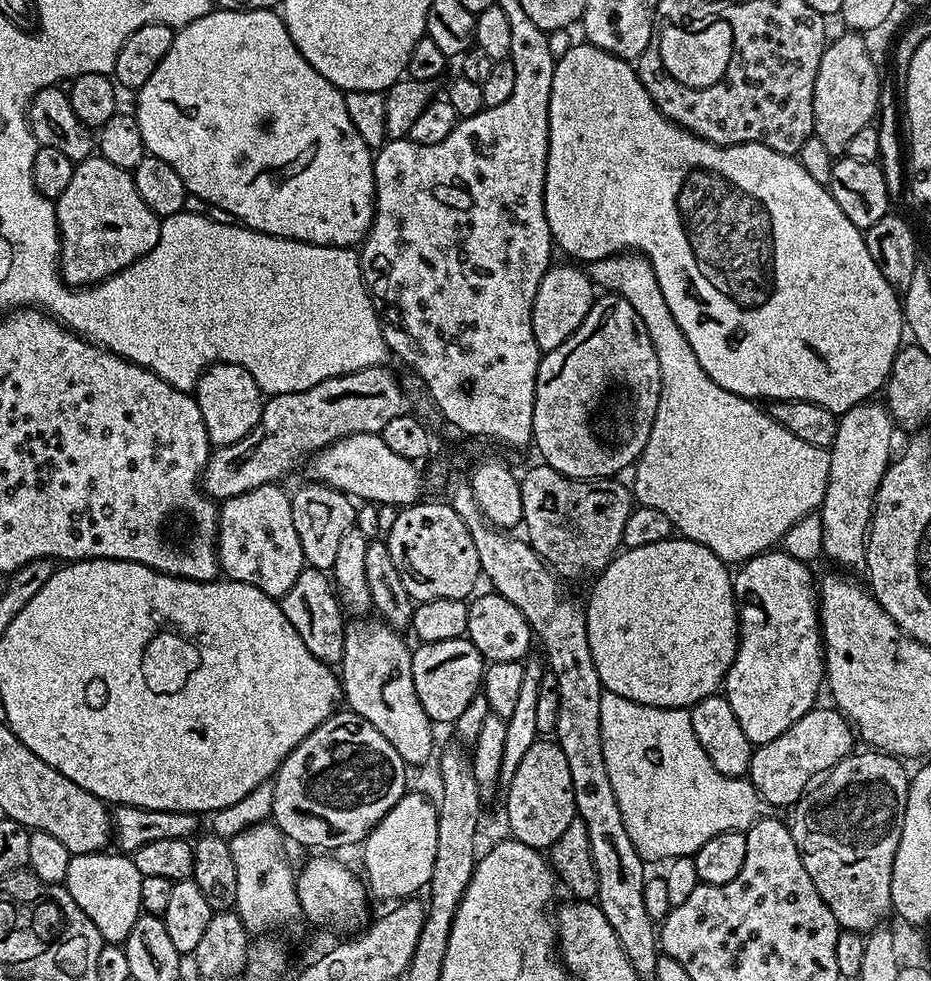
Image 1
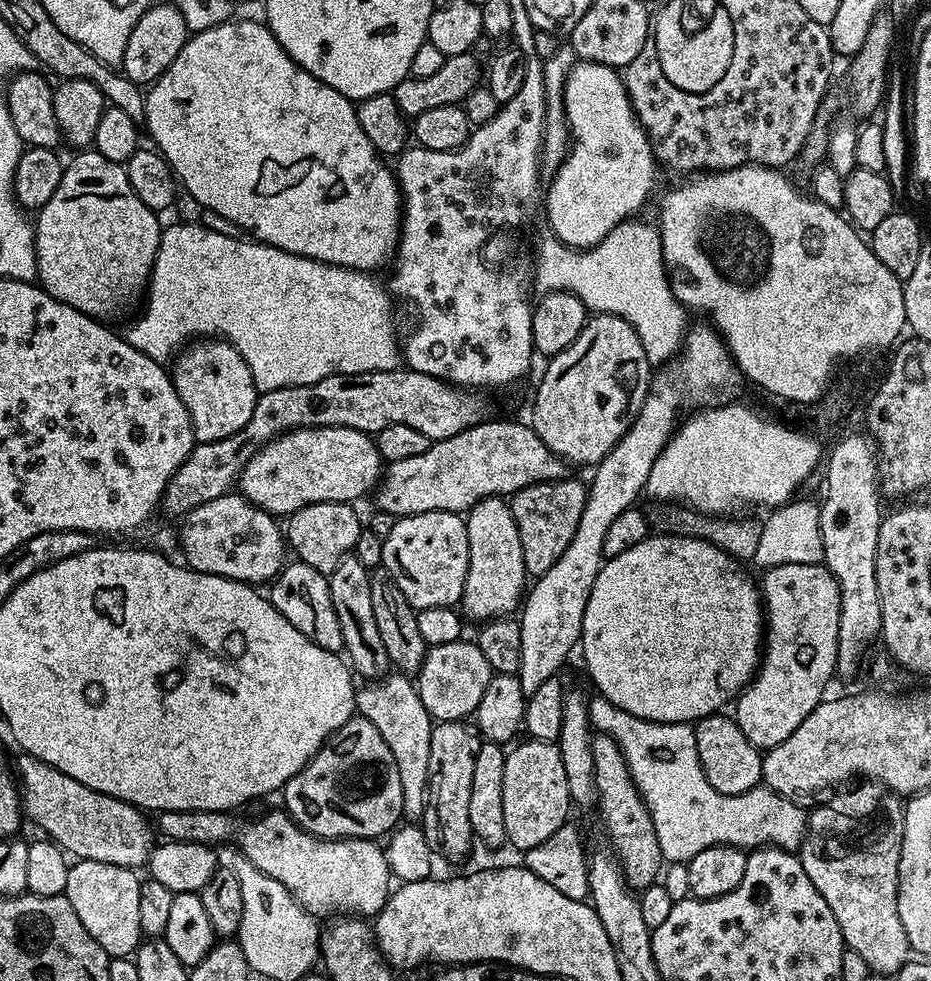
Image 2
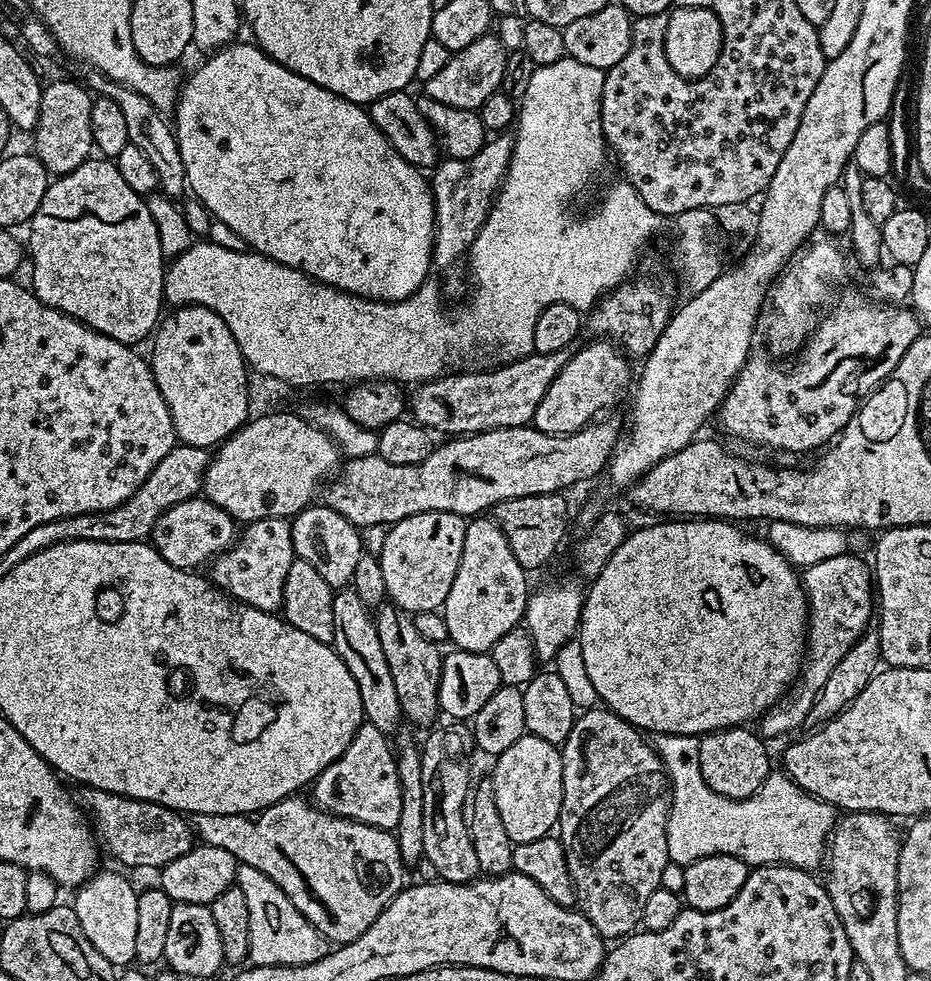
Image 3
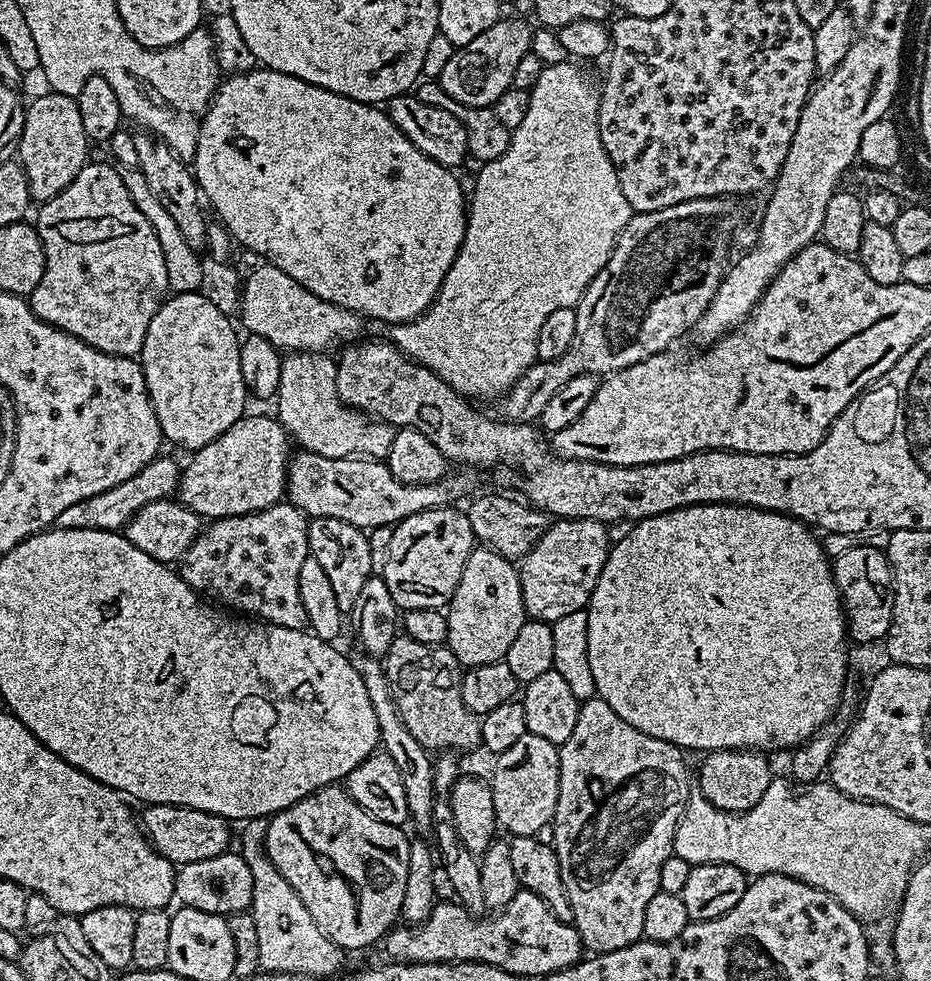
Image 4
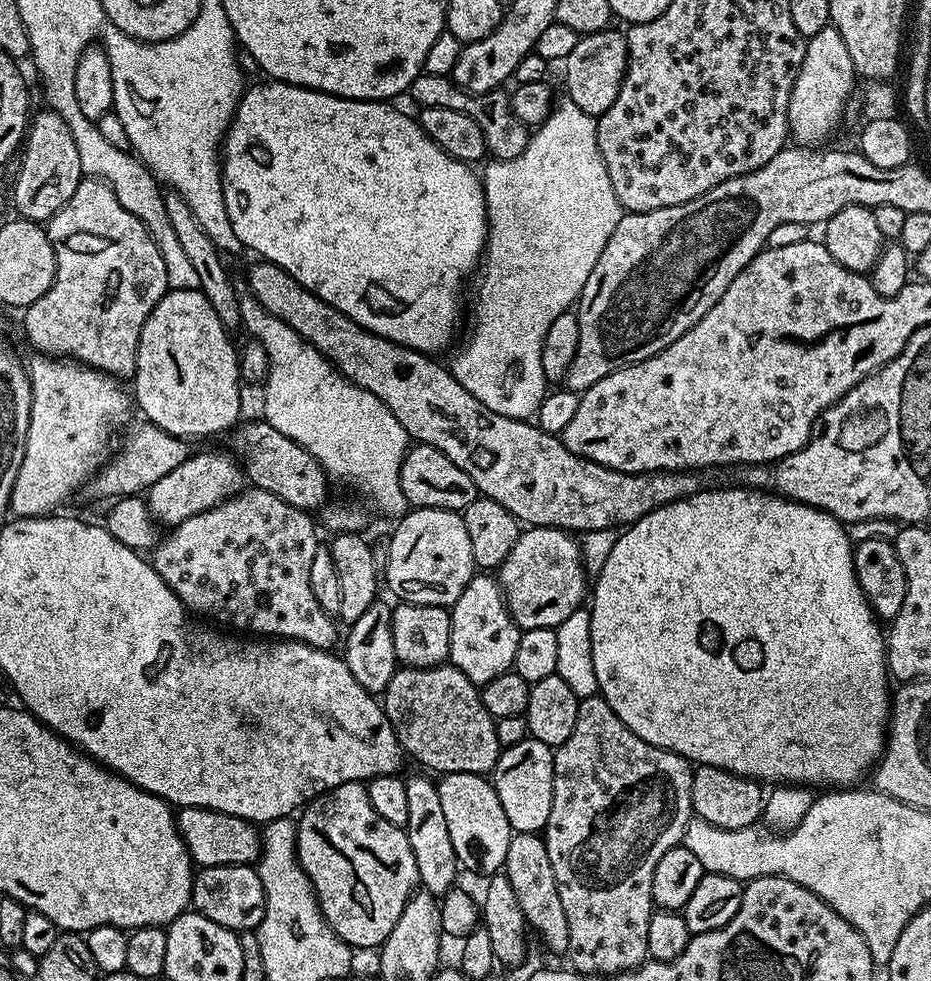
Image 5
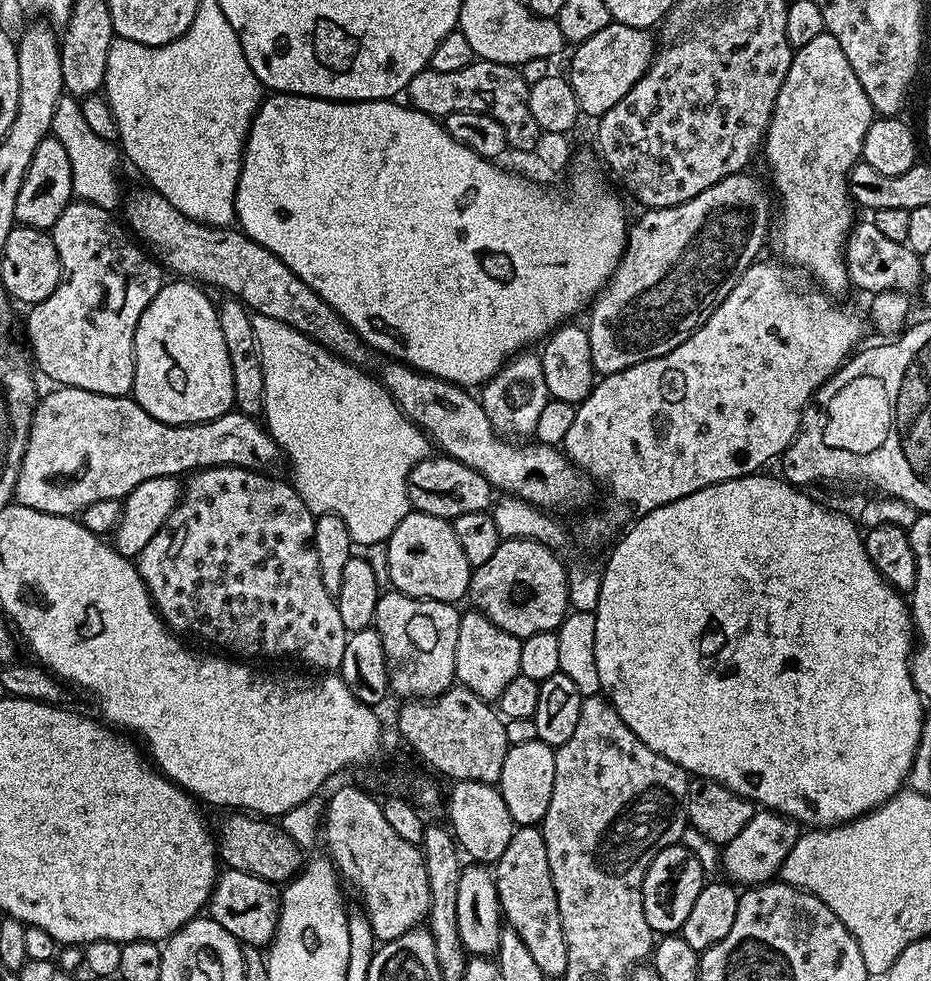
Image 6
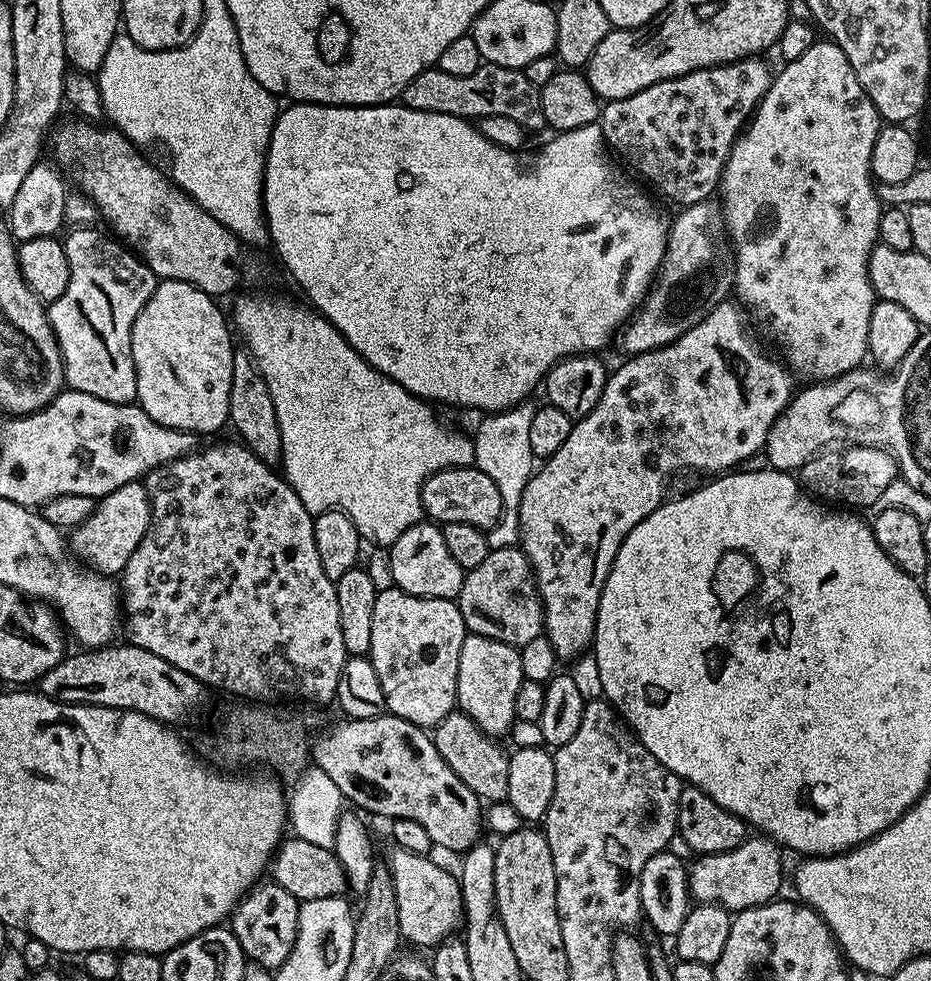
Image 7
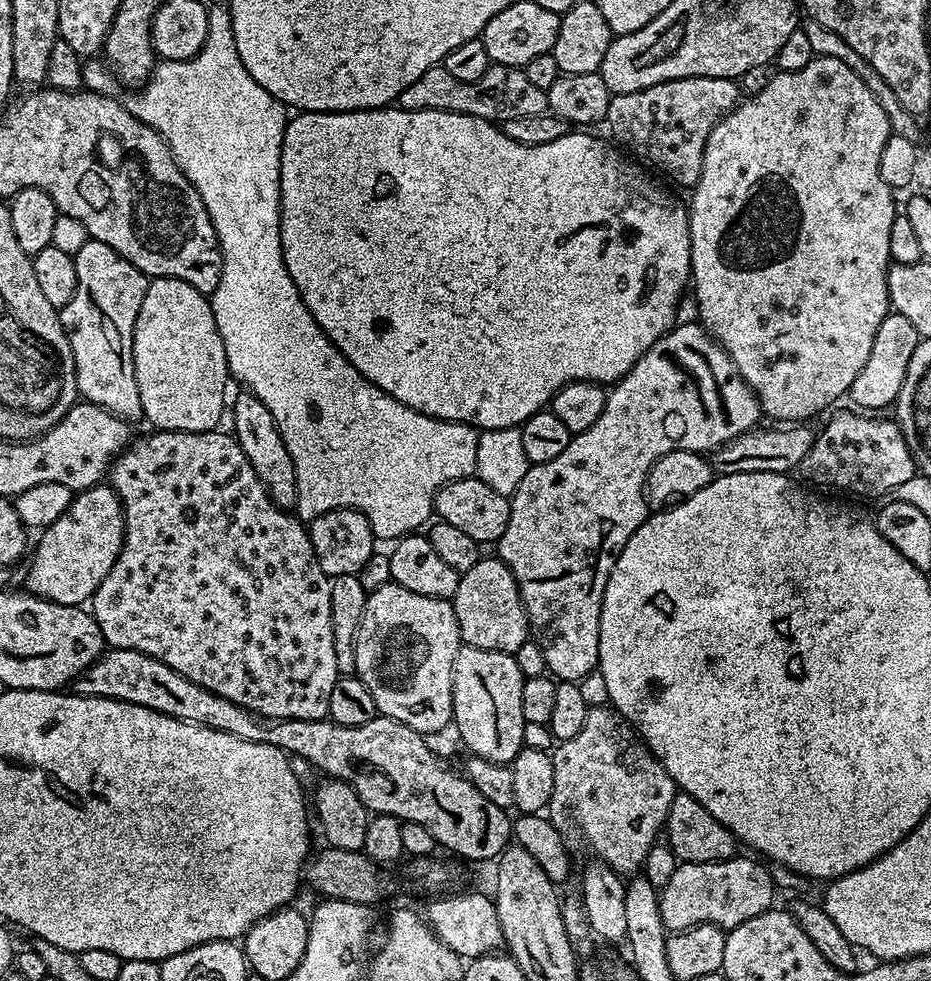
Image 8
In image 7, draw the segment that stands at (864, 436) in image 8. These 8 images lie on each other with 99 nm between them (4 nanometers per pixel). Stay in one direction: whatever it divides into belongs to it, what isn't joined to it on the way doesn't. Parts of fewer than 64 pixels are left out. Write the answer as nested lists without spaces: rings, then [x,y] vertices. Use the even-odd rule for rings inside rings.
[[[853,444],[851,446],[840,446],[835,450],[825,450],[819,456],[814,456],[811,460],[807,460],[798,470],[799,483],[813,497],[819,498],[824,502],[831,502],[836,506],[851,506],[856,510],[864,510],[860,508],[871,509],[878,502],[878,498],[882,498],[882,494],[886,491],[886,486],[890,486],[890,482],[894,482],[897,479],[898,469],[893,456],[885,448],[871,448],[865,444]]]

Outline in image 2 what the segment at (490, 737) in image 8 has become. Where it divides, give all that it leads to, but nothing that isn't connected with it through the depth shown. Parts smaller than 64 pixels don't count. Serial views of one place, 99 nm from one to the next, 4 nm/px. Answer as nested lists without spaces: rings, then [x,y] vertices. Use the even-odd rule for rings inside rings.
[[[499,496],[480,500],[468,509],[464,525],[470,558],[464,593],[458,605],[463,619],[468,622],[487,622],[511,617],[521,607],[526,595],[522,538],[518,538],[518,526],[514,522],[511,503]]]

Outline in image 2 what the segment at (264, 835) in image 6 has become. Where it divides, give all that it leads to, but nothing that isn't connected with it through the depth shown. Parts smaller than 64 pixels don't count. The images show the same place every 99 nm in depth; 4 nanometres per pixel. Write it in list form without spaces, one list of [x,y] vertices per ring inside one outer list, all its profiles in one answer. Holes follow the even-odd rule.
[[[27,754],[17,755],[14,772],[22,801],[22,812],[41,828],[47,839],[63,848],[69,857],[90,862],[110,862],[140,870],[145,867],[154,847],[154,828],[141,809],[125,800],[90,790],[82,782],[74,782],[70,774],[62,774],[54,766]]]

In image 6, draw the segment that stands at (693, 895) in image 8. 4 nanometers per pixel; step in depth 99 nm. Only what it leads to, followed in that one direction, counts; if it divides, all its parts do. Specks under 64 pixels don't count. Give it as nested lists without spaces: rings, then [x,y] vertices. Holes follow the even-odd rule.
[[[757,810],[754,818],[746,822],[746,827],[731,842],[723,845],[722,872],[724,868],[725,874],[729,876],[725,877],[736,886],[755,886],[775,881],[801,834],[801,825],[788,816],[781,816],[779,812]]]

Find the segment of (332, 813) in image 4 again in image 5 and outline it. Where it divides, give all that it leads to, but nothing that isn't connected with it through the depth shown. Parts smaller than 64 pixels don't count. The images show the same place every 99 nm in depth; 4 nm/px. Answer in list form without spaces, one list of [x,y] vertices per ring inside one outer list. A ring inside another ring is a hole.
[[[351,780],[316,797],[299,813],[296,826],[296,857],[302,870],[310,878],[312,889],[320,901],[326,922],[347,942],[353,950],[359,948],[379,949],[386,942],[394,922],[402,918],[402,910],[420,879],[414,862],[414,850],[410,850],[408,833],[394,822],[386,822],[370,802],[367,787],[359,780]]]

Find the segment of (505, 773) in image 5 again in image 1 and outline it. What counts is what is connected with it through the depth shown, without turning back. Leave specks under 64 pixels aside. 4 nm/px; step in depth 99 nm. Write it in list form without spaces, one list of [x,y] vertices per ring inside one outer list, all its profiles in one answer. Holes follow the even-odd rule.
[[[548,738],[537,739],[536,743],[526,750],[522,762],[514,770],[514,778],[506,785],[508,792],[508,828],[511,839],[522,842],[531,848],[547,850],[558,837],[566,831],[566,826],[577,819],[576,803],[574,802],[574,782],[570,782],[570,765],[566,763],[566,754],[562,754],[560,745]]]

